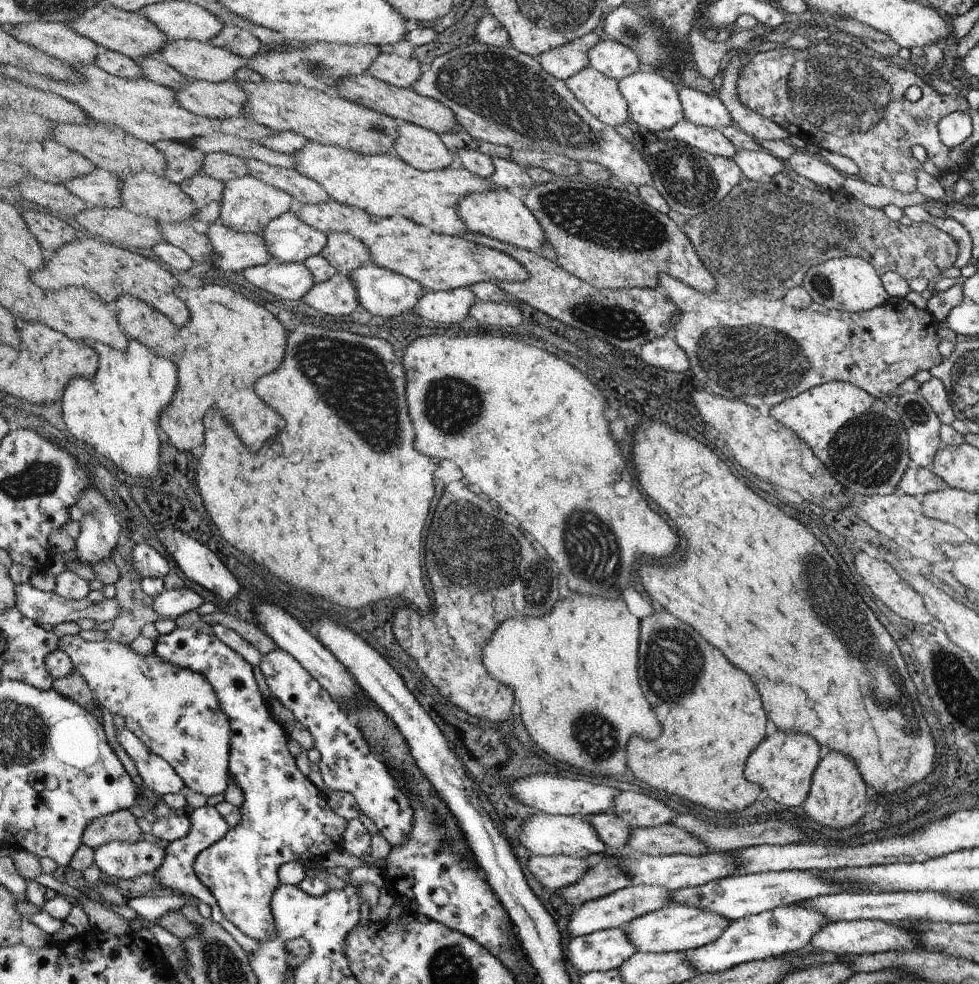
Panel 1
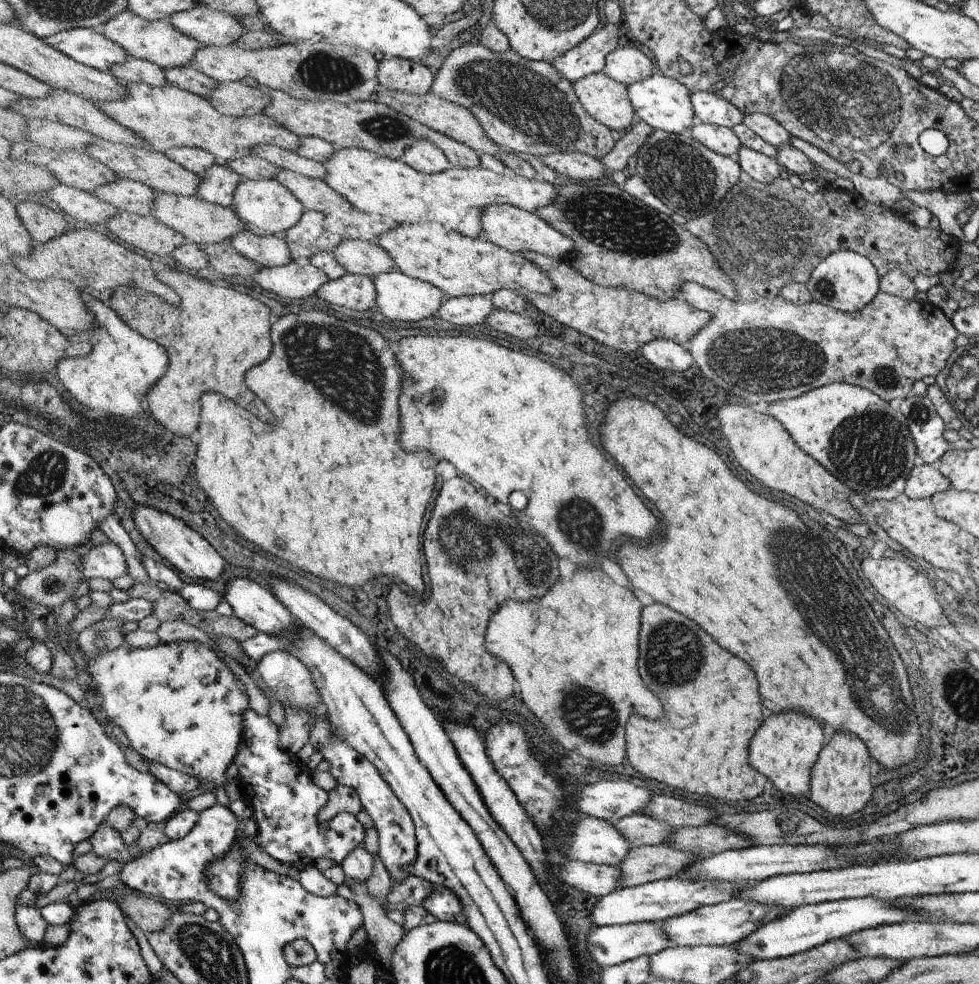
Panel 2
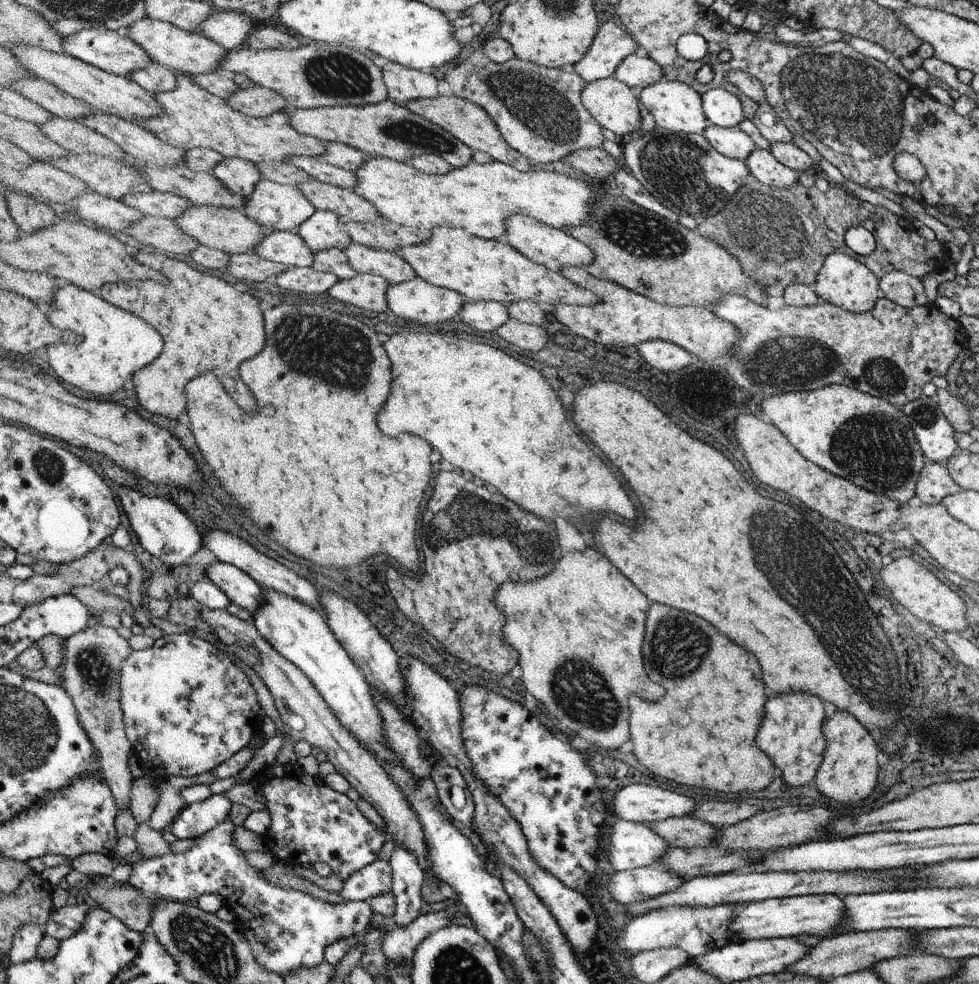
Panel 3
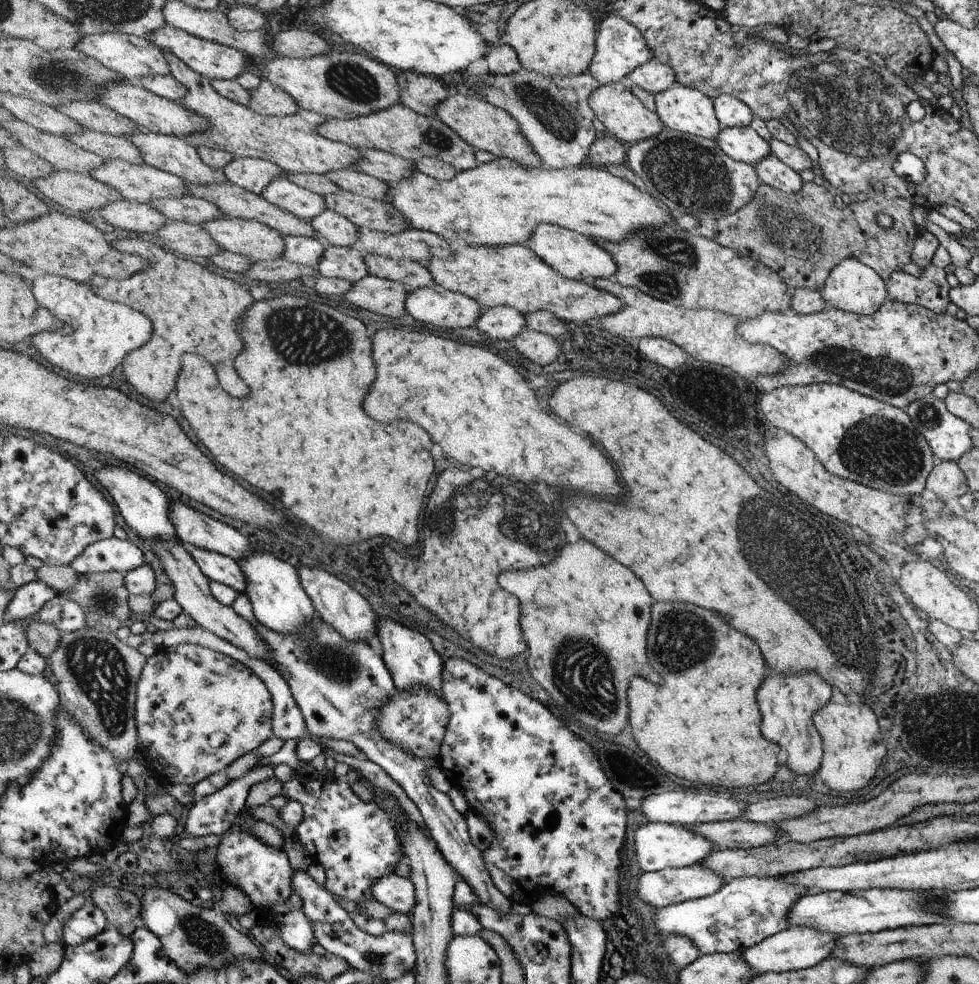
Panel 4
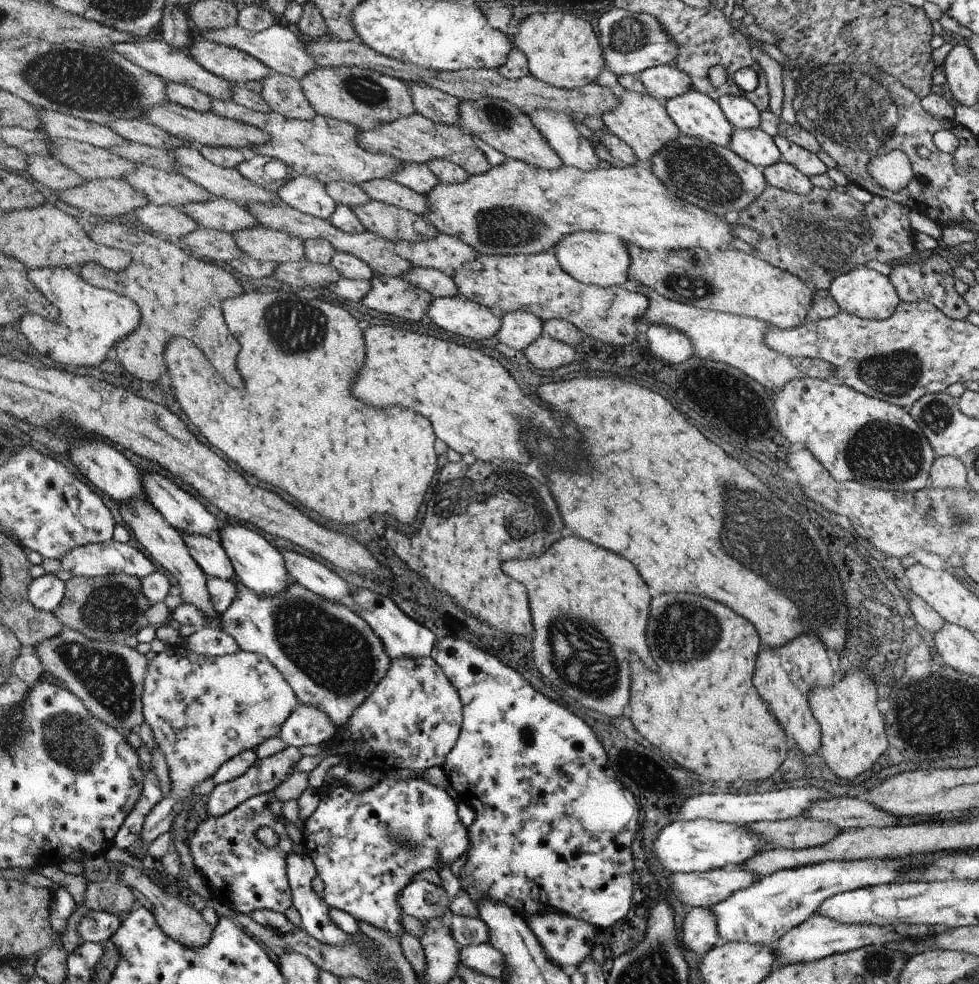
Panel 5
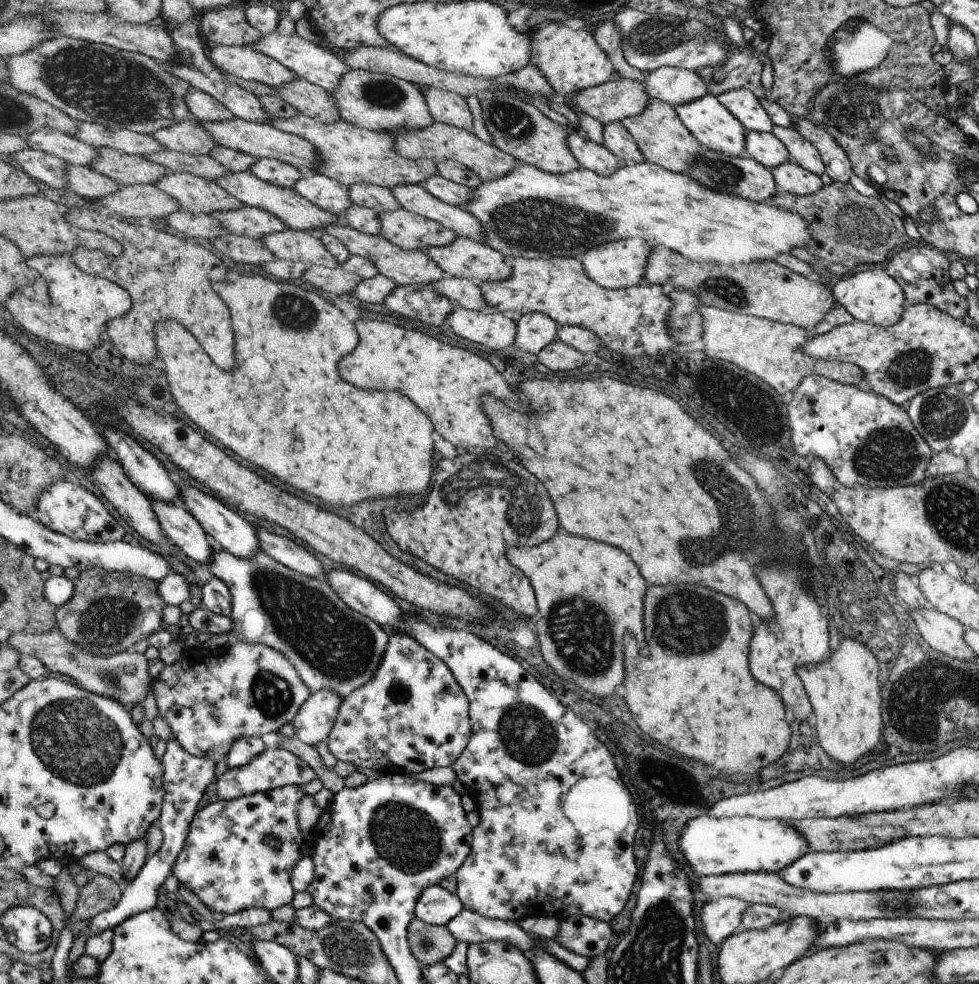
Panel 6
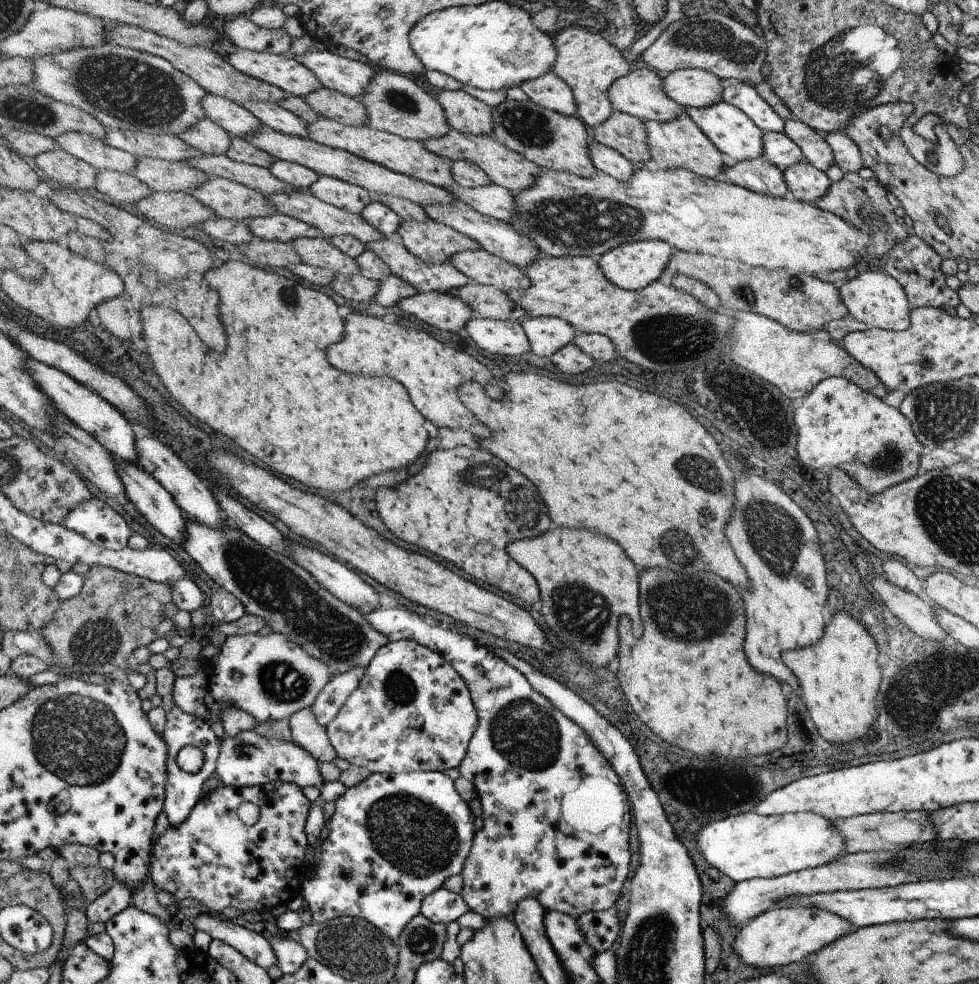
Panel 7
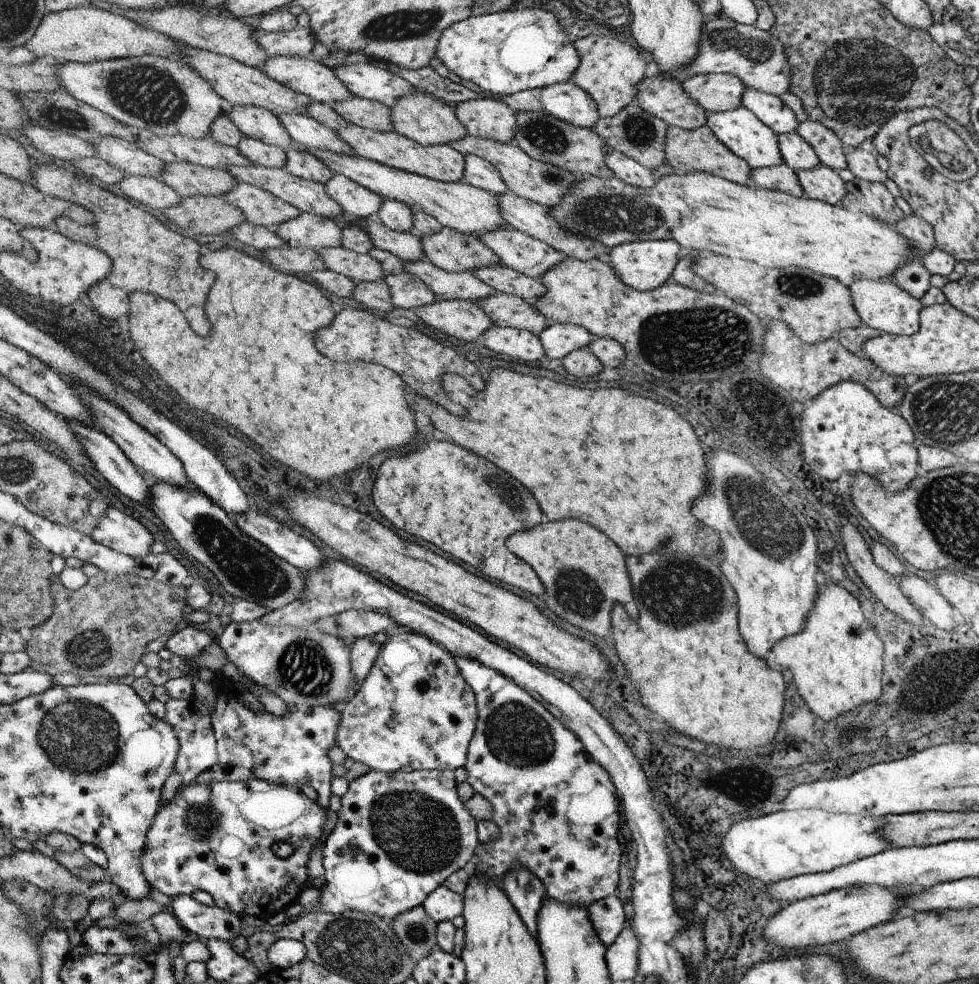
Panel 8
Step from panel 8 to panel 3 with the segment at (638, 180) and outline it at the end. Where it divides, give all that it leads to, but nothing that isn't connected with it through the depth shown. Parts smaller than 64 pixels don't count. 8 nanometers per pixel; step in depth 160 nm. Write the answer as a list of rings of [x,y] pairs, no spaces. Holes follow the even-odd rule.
[[[480,48],[472,52],[464,62],[460,61],[456,68],[448,71],[445,80],[456,96],[483,107],[495,119],[507,142],[533,163],[562,161],[575,150],[602,147],[604,136],[599,121],[582,101],[582,92],[588,83],[572,67],[549,69],[516,56],[504,64],[495,63]]]

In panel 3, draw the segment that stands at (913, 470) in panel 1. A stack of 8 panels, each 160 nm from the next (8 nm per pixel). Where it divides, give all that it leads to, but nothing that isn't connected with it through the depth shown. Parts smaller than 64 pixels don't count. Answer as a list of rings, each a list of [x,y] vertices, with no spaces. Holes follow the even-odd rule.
[[[928,462],[920,474],[915,494],[926,505],[940,505],[948,495],[960,493],[962,488],[950,476],[943,463]]]

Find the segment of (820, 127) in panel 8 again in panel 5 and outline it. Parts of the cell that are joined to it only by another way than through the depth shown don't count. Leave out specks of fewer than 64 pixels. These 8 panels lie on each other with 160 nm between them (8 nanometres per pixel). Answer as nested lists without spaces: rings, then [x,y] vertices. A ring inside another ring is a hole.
[[[776,135],[774,141],[775,145],[782,151],[781,160],[789,162],[806,176],[825,174],[829,171],[830,162],[824,156],[798,146],[784,135]]]

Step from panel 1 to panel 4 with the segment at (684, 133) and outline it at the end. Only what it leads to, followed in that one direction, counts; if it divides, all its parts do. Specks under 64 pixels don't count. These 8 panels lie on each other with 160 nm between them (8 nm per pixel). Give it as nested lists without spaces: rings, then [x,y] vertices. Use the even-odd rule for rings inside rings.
[[[750,126],[722,129],[716,140],[727,155],[736,161],[742,161],[753,166],[768,155],[772,155],[768,140]]]

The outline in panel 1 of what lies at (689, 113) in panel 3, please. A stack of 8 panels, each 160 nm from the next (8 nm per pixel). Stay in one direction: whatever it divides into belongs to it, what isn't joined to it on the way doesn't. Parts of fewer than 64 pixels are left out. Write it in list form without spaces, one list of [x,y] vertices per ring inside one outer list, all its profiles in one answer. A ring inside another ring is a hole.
[[[636,71],[619,81],[619,89],[630,110],[630,120],[654,133],[670,130],[675,124],[686,118],[681,100],[678,100],[678,90],[674,84],[658,73]]]

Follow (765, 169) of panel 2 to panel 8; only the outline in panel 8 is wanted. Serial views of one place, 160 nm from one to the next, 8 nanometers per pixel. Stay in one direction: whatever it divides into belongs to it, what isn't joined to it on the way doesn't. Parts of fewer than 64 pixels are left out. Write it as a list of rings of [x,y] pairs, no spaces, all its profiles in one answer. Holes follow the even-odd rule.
[[[820,164],[815,169],[799,170],[796,174],[806,197],[831,205],[842,204],[847,193],[847,184],[834,169]]]

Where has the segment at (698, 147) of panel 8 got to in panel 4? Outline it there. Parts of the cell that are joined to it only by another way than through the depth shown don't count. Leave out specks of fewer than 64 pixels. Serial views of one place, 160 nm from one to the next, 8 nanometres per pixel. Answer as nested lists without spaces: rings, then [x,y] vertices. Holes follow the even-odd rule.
[[[626,81],[600,85],[599,89],[591,94],[590,105],[595,111],[595,118],[598,118],[606,126],[606,133],[616,137],[627,146],[658,136],[666,129],[659,114],[640,102],[639,97],[628,88]]]

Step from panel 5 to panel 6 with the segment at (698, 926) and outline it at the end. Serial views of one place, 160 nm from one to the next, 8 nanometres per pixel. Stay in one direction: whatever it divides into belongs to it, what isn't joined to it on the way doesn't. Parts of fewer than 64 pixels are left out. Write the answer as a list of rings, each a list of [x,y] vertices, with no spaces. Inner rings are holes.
[[[720,897],[710,900],[702,909],[702,934],[717,949],[731,935],[744,930],[743,914],[749,910],[748,901],[736,897]]]

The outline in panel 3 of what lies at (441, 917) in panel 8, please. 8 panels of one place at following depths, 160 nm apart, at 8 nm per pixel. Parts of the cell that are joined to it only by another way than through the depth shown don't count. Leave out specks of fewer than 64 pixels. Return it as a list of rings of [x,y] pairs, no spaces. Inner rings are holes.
[[[378,859],[361,871],[351,874],[343,884],[342,898],[349,901],[368,901],[393,890],[392,867]]]

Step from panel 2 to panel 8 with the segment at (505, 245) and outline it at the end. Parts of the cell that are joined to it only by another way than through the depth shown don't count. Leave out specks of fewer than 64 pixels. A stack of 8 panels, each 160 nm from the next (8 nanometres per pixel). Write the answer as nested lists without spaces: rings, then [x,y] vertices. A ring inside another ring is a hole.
[[[672,239],[636,241],[612,248],[609,252],[609,264],[628,286],[646,292],[657,289],[671,280],[683,253],[679,242]]]

